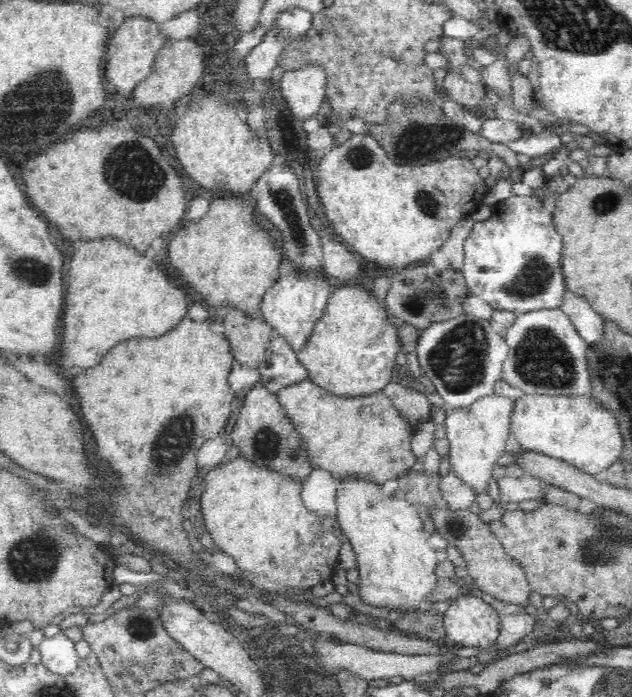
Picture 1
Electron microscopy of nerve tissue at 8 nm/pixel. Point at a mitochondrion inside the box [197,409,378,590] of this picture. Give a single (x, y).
(269, 447)

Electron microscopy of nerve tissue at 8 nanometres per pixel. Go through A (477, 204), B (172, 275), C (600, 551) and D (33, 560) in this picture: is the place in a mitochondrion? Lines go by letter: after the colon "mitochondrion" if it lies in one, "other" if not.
A: other
B: other
C: mitochondrion
D: mitochondrion

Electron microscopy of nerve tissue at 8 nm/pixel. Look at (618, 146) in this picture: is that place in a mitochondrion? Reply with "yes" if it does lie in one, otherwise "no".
no

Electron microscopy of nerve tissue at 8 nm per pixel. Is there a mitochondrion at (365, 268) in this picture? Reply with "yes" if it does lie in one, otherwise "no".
no

